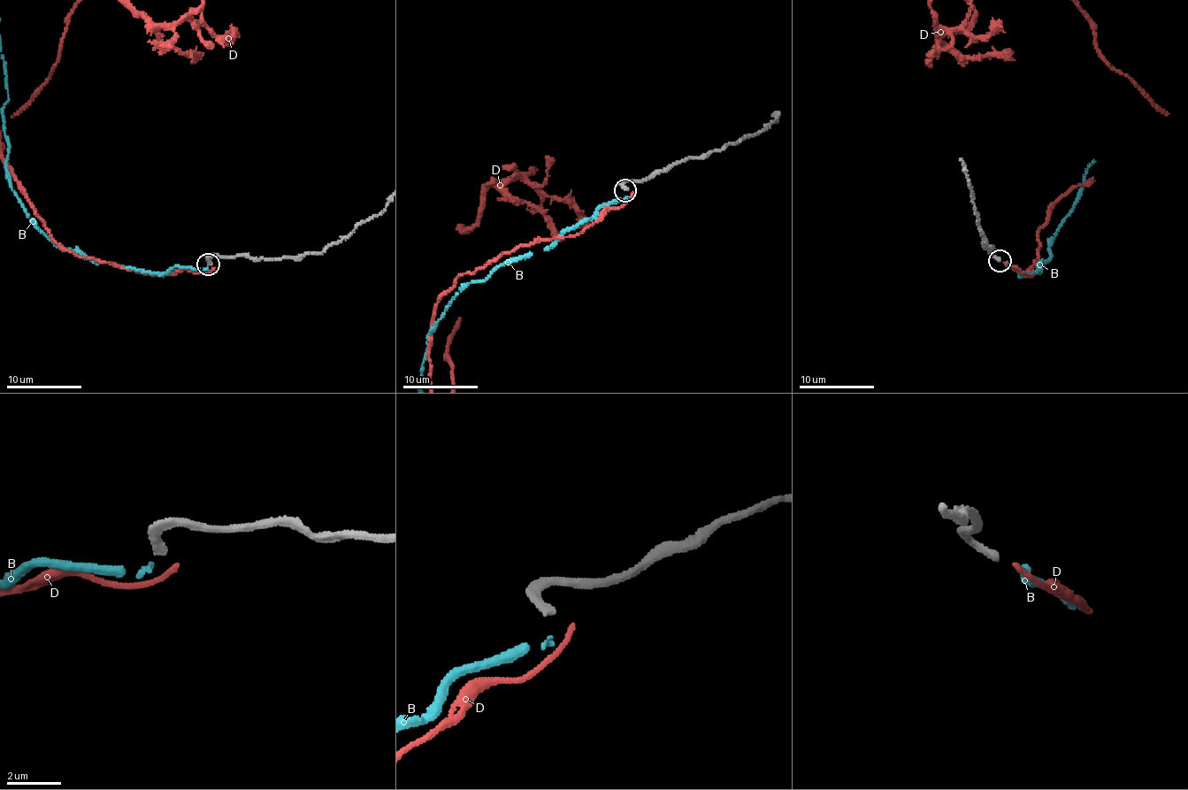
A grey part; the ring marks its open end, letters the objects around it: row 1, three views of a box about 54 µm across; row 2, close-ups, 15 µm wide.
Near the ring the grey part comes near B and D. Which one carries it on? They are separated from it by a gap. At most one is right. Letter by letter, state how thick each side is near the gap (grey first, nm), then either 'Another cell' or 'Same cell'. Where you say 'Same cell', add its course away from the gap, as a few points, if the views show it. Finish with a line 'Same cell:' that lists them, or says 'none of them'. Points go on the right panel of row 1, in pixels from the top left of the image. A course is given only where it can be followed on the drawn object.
B: Thickness 320 nm (grey) against 130 nm. Same cell
D: Thickness 320 nm (grey) against 200 nm. Another cell
Same cell: B

